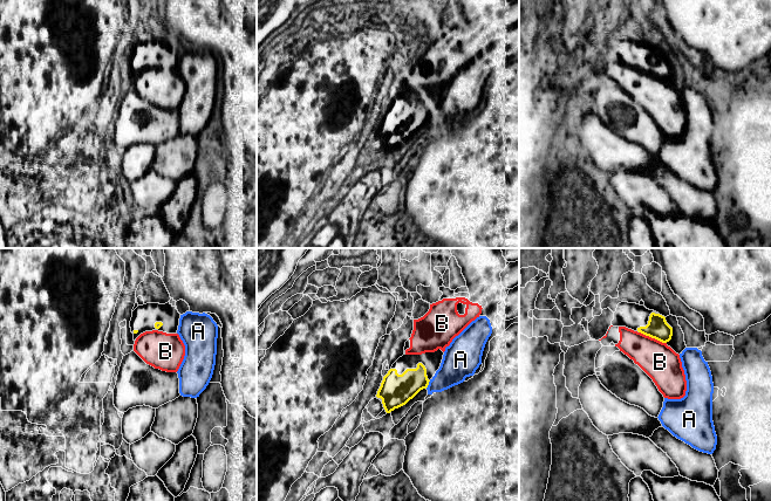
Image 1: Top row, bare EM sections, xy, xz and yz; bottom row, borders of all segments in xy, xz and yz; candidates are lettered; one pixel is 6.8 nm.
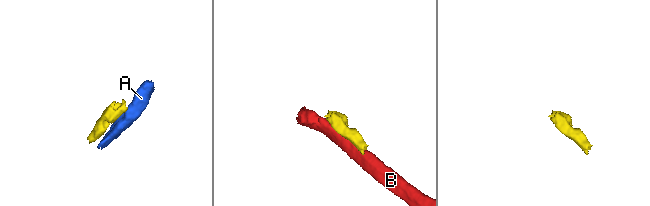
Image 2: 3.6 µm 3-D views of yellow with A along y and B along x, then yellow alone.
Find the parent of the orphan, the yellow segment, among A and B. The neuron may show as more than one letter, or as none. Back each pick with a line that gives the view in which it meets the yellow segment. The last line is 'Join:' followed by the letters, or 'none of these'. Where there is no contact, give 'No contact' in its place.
Join: none of these

